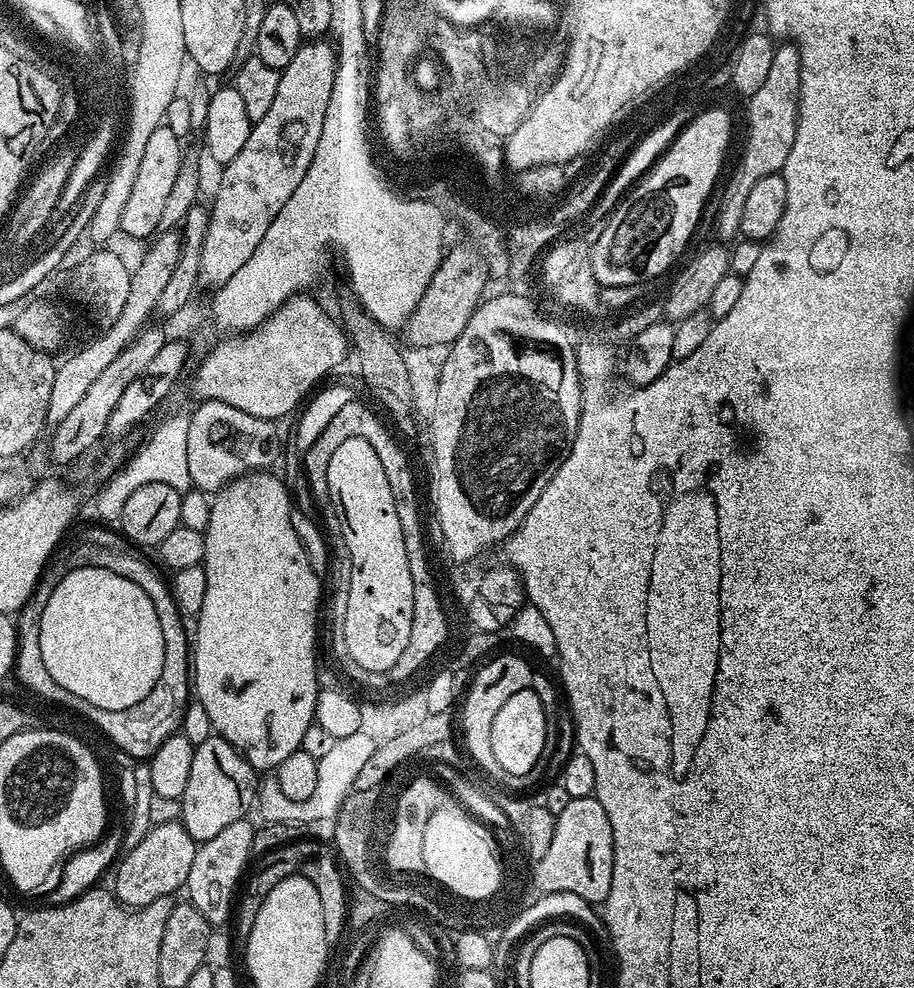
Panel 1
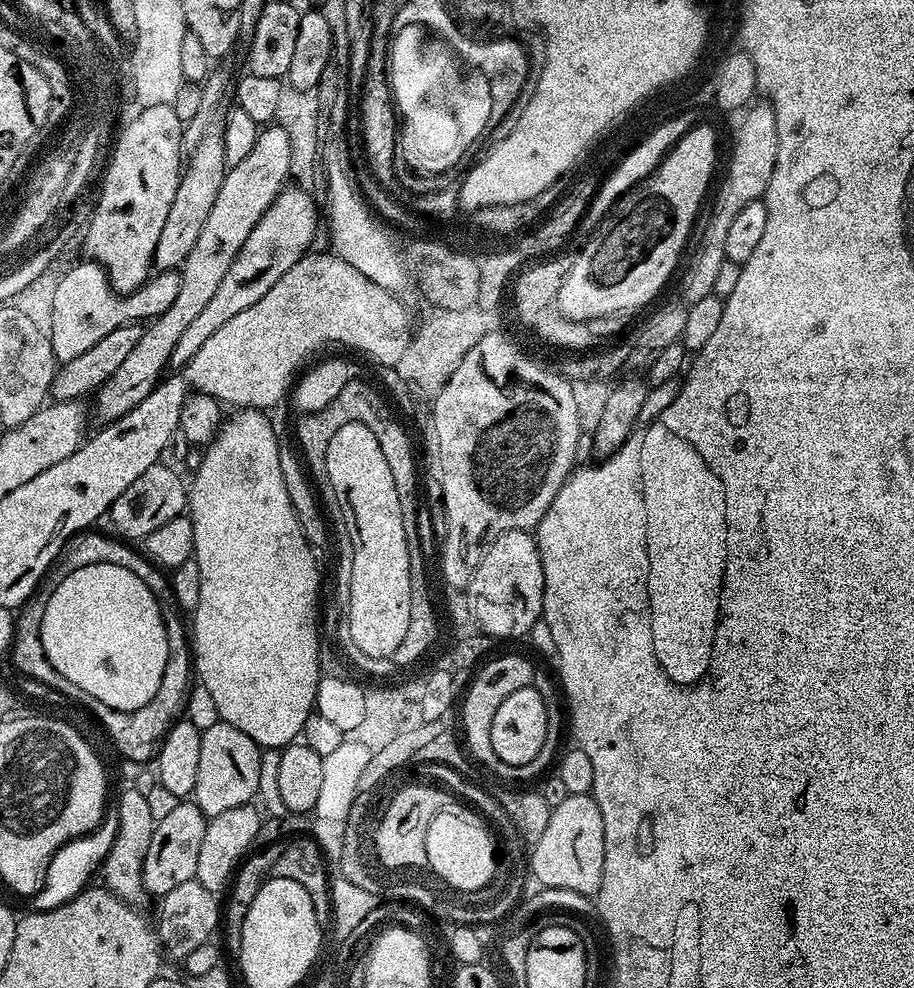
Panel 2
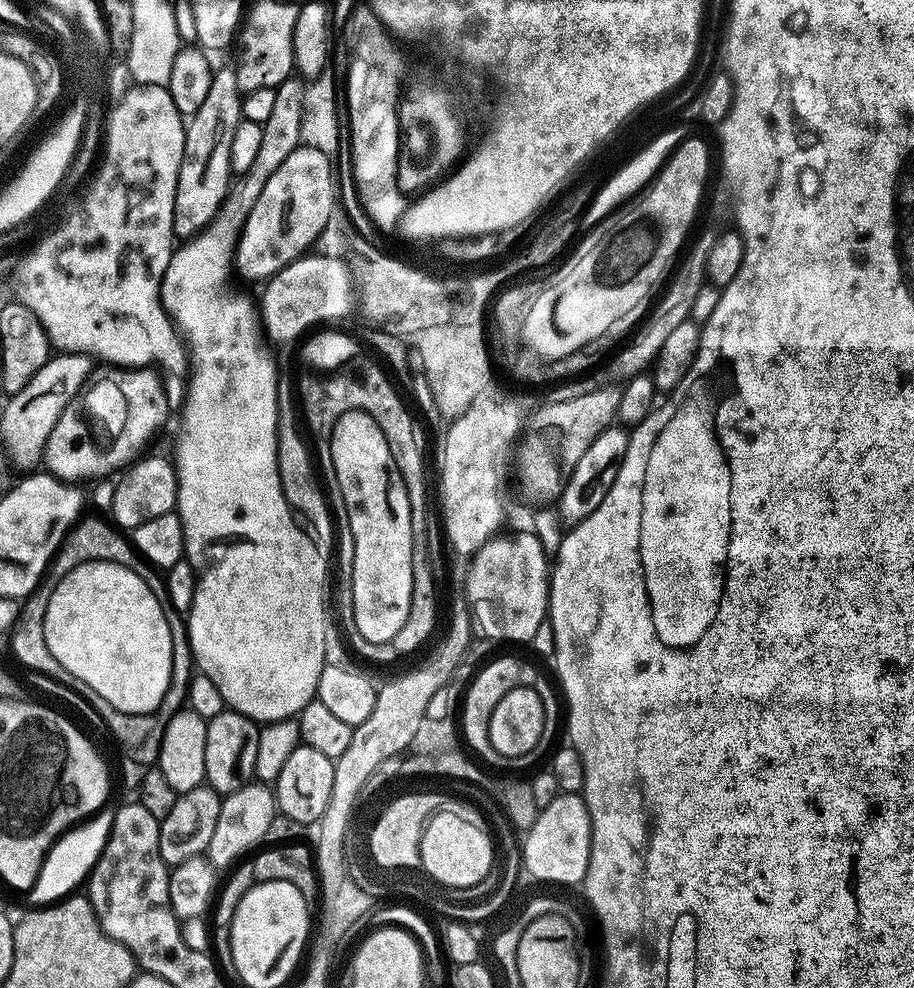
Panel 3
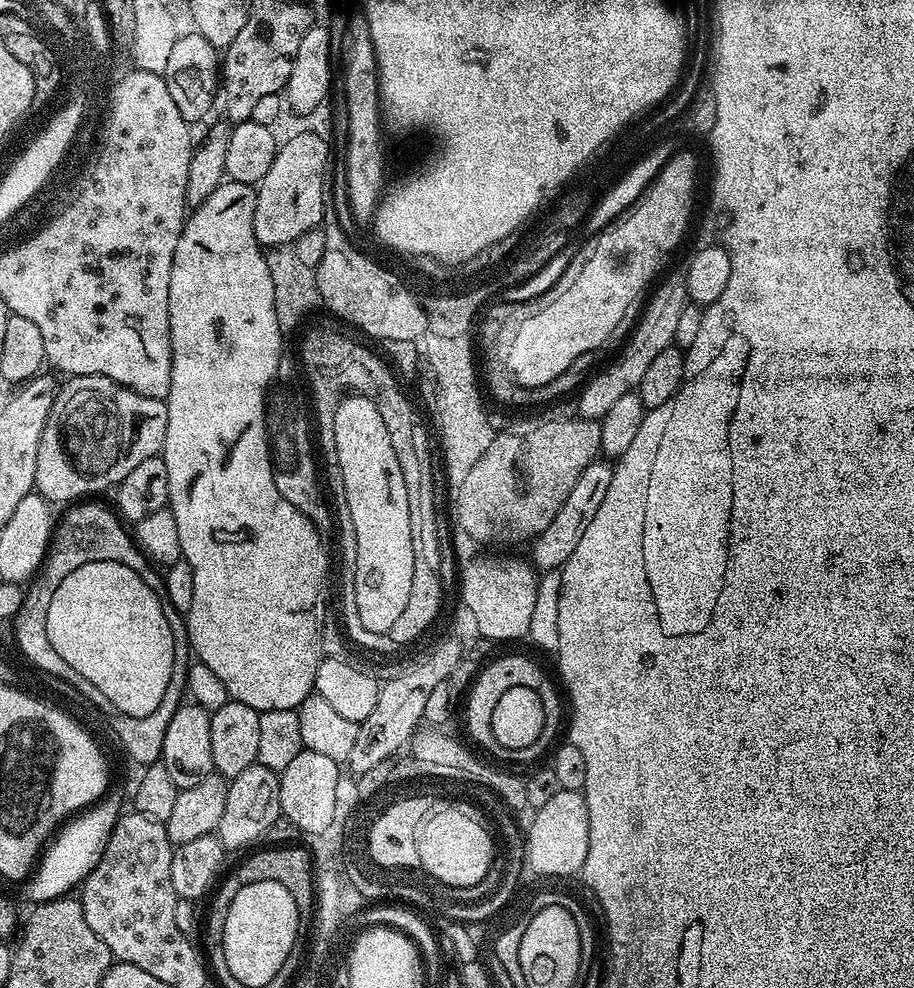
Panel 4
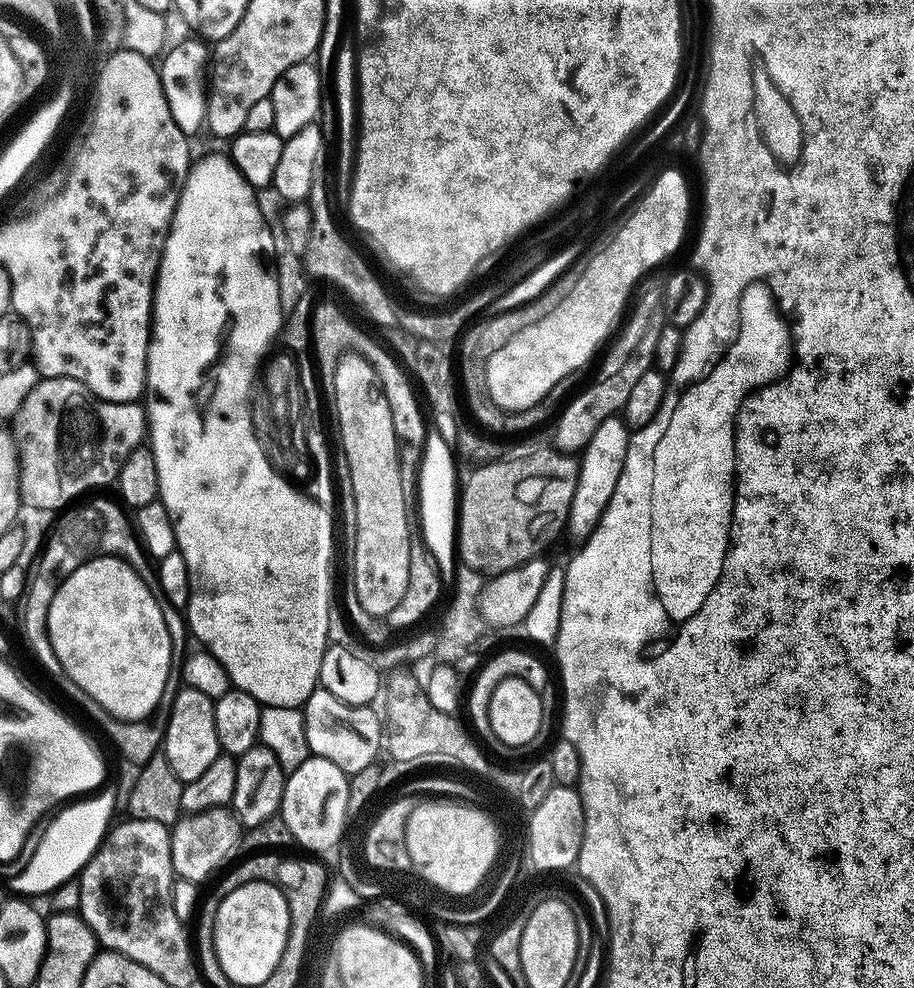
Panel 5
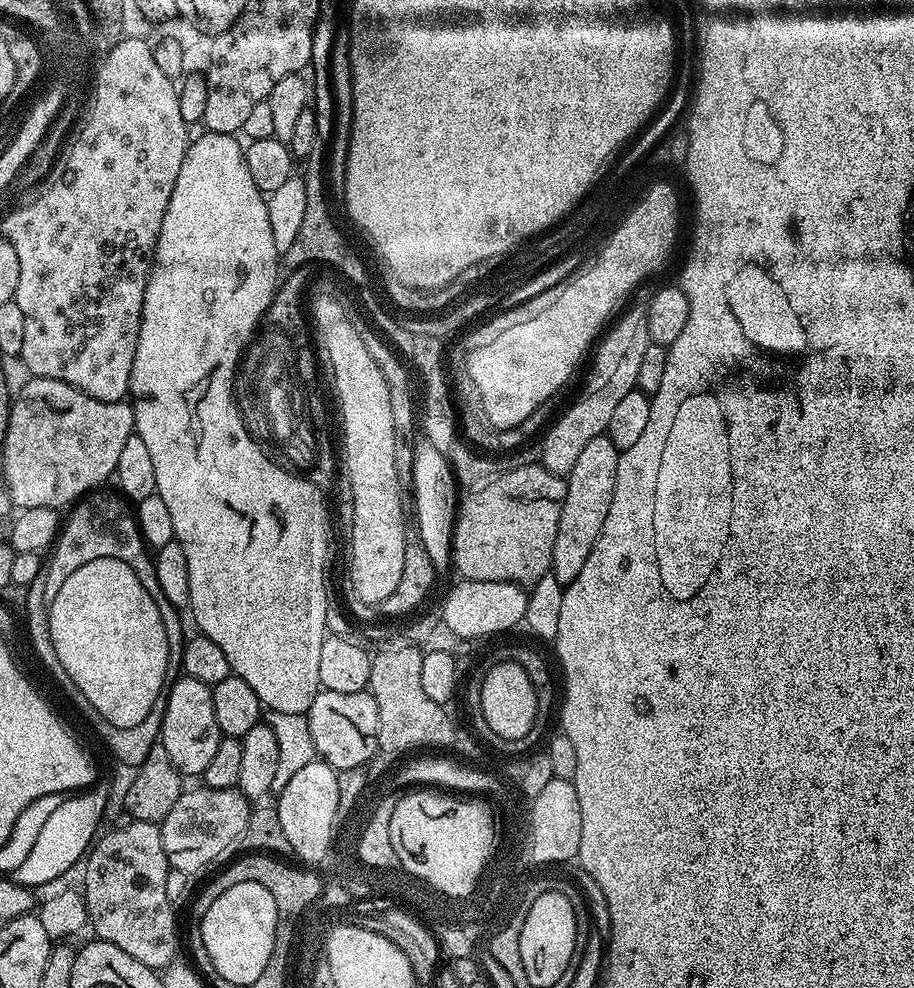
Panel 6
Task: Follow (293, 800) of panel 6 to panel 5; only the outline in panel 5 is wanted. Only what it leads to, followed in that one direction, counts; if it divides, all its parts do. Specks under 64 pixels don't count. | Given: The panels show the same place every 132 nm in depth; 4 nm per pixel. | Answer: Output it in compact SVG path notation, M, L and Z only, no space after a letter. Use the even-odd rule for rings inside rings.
M309 755L298 770L287 773L279 815L290 826L297 845L309 848L309 853L330 853L337 847L347 826L347 798L350 791L348 773L338 770L334 762Z

